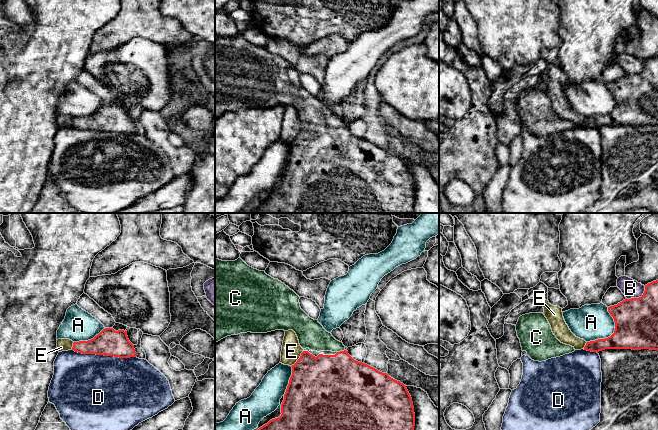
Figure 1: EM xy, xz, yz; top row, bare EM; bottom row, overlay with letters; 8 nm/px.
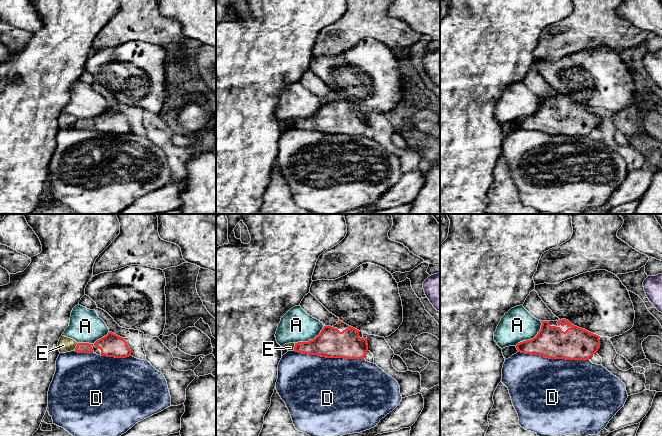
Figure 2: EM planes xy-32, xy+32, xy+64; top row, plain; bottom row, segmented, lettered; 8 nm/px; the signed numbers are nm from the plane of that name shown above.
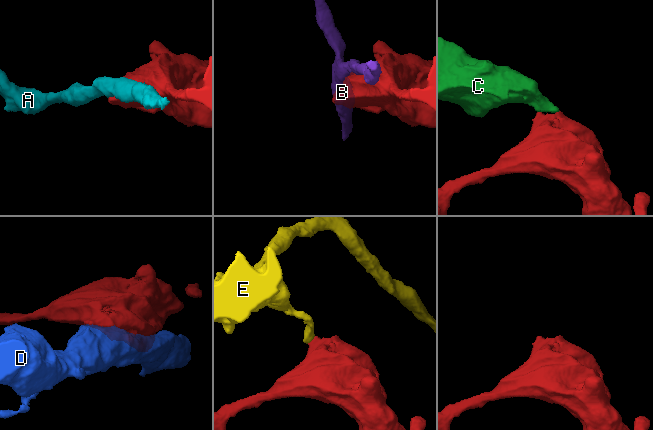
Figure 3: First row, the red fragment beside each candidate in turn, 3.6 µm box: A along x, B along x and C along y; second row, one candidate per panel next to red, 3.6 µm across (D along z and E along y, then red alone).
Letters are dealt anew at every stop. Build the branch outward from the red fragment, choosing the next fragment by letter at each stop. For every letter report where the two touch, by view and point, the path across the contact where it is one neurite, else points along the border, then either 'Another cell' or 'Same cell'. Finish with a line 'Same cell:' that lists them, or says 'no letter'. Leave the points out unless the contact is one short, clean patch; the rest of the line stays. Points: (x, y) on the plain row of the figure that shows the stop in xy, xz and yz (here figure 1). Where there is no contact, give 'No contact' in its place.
A: Touches red at yz (613, 109). Another cell
B: Touches red at yz (639, 73). Another cell
C: Touches red at xz (340, 127). Same cell
D: Touches red at xy (104, 131). Another cell
E: Touches red at xz (299, 134). Boundary: xz (303, 126), (300, 133), (291, 142). Another cell
Same cell: C

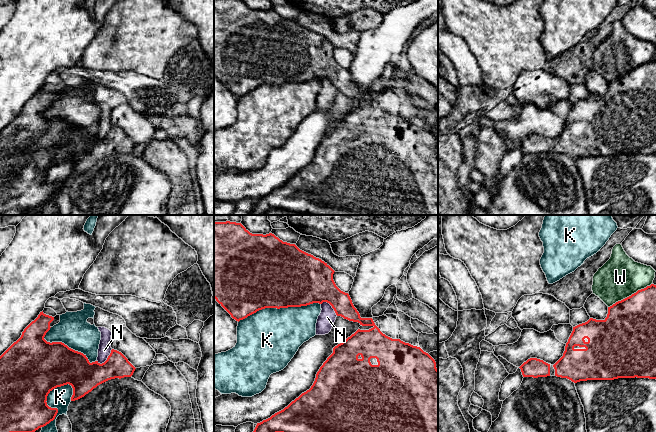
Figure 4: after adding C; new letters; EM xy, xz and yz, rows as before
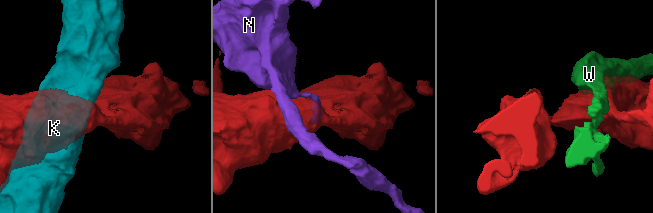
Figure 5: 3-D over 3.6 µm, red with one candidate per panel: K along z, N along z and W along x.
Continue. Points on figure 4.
K: Touches red at xz (279, 84). Another cell
N: Touches red at xy (107, 135). Another cell
W: Touches red at yz (629, 72). Another cell
Same cell: no letter

